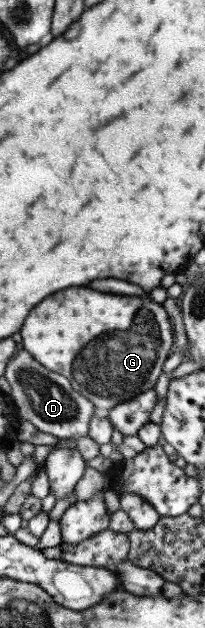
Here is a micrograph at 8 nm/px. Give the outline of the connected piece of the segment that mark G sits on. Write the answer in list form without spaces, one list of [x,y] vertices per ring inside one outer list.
[[[66,288],[48,296],[30,312],[20,334],[24,350],[43,367],[65,376],[73,389],[91,400],[101,412],[153,388],[162,373],[163,362],[176,349],[172,319],[162,304],[137,296],[102,294],[90,288]]]

